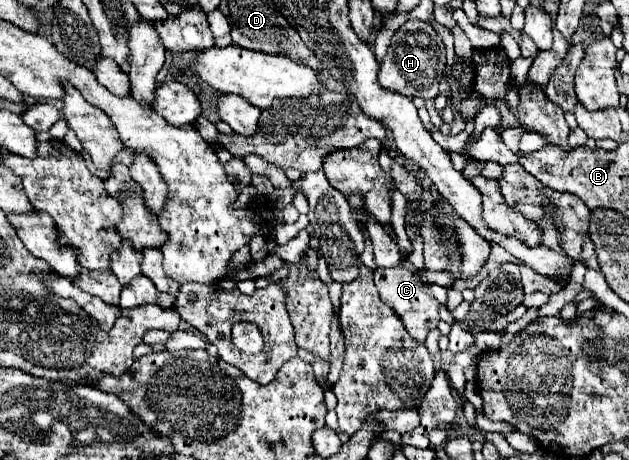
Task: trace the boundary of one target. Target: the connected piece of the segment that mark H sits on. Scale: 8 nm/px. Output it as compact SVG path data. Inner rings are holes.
M408 20L394 36L386 56L380 62L378 84L384 90L392 90L404 96L420 96L424 100L438 96L440 78L446 68L446 52L438 32L420 20Z

